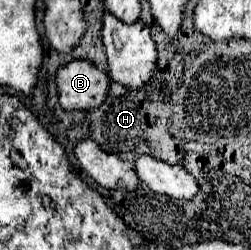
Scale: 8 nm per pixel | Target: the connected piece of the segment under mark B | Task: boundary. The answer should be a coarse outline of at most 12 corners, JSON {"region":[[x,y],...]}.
{"region":[[91,61],[57,71],[63,109],[93,111],[111,79]]}

